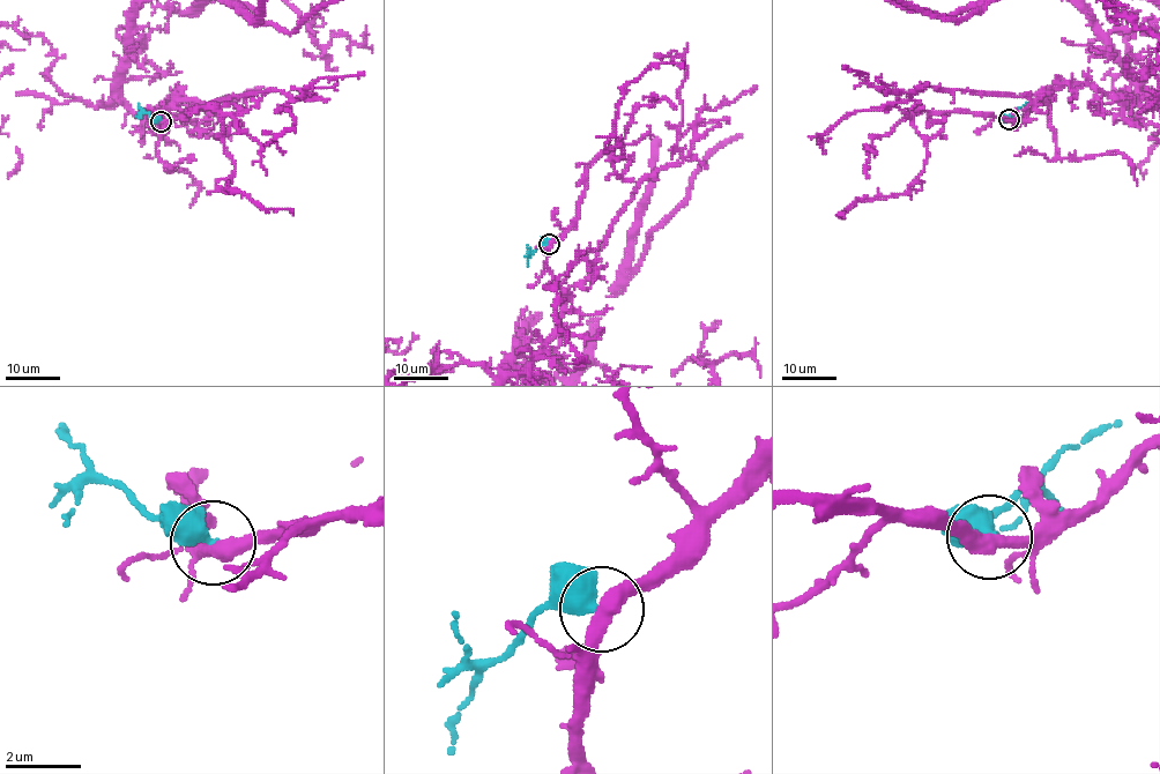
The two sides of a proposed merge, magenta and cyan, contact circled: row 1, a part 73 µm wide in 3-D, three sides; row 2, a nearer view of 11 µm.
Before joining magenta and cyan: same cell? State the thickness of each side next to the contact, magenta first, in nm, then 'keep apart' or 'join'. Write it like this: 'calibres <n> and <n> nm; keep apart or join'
calibres 400 and 500 nm; keep apart

